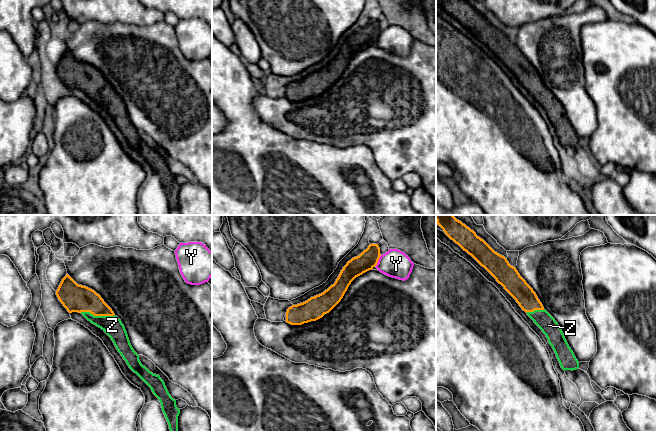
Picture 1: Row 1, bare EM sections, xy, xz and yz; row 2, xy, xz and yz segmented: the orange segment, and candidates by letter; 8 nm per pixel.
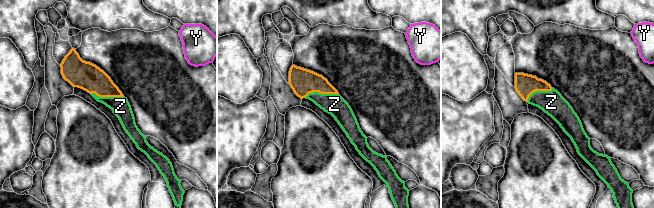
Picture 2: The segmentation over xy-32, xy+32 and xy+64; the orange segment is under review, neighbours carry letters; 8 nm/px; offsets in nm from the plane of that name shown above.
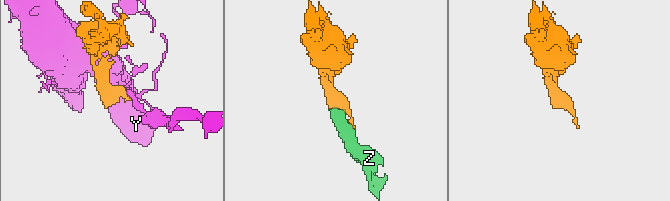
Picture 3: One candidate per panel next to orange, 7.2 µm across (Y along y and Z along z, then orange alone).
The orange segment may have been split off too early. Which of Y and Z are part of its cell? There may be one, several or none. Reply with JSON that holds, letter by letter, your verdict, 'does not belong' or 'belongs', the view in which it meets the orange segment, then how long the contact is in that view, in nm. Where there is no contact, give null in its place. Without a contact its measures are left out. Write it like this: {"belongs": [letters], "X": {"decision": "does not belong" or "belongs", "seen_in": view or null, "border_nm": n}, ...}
{"belongs": ["Z"], "Y": {"decision": "does not belong", "seen_in": "xz", "border_nm": 100}, "Z": {"decision": "belongs", "seen_in": "xy", "border_nm": 280}}

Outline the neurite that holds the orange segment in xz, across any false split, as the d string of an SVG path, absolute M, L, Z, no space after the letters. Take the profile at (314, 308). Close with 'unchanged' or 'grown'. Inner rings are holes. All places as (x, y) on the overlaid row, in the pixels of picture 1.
M370 244L359 256L347 262L335 283L327 290L303 303L289 307L286 312L286 322L291 325L302 325L322 318L341 301L356 277L377 265L380 256L378 244Z | unchanged

